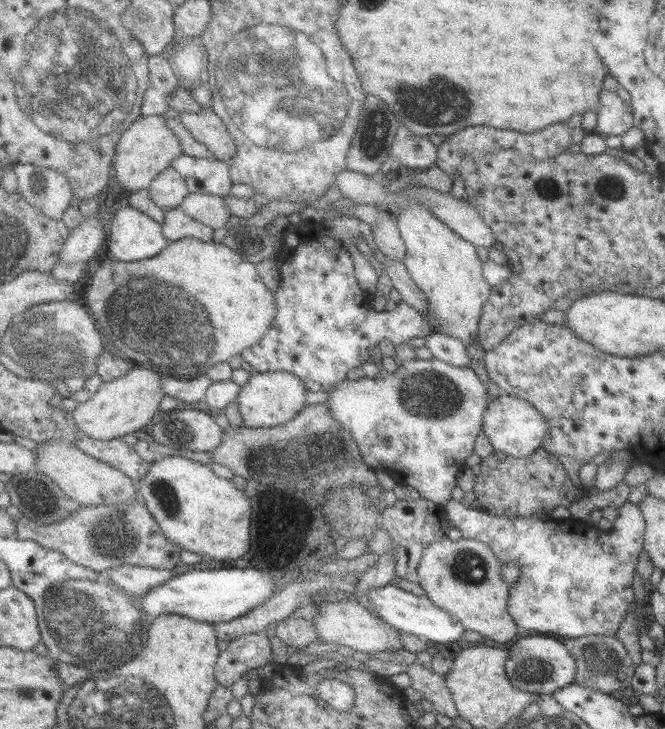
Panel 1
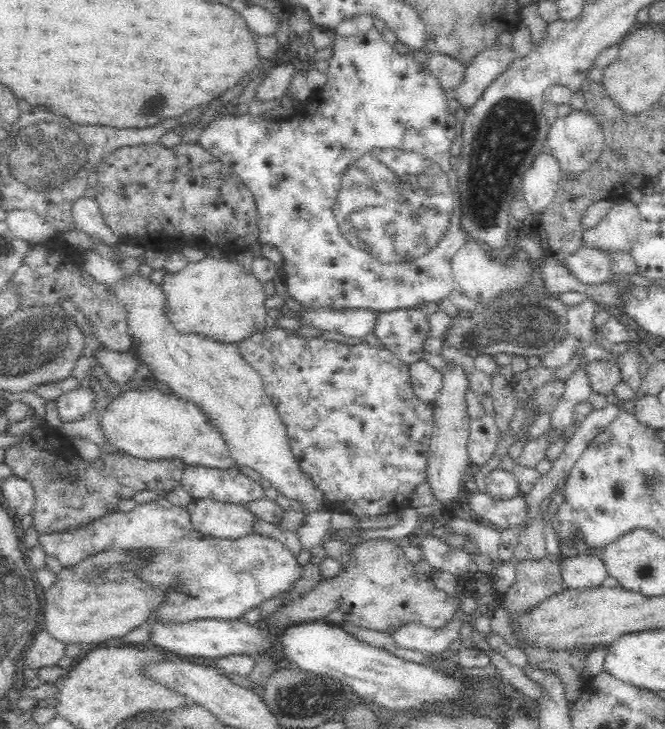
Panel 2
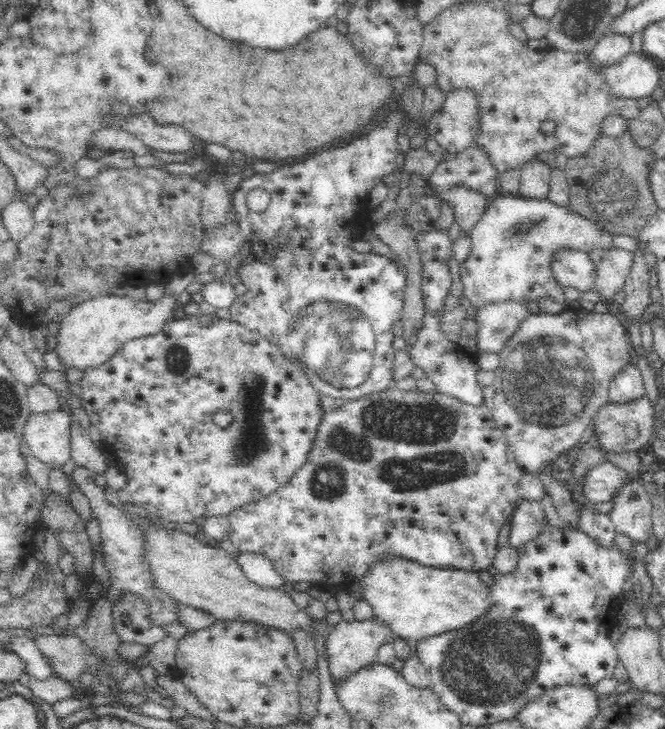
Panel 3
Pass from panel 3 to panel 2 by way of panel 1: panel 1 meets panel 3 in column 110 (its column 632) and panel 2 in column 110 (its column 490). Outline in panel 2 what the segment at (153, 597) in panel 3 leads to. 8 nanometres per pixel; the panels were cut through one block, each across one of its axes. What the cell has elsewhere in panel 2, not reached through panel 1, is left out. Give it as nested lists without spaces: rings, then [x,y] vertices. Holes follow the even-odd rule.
[[[160,497],[137,504],[128,512],[114,510],[83,525],[42,533],[38,542],[44,546],[47,555],[56,557],[63,567],[78,564],[110,546],[149,556],[148,566],[140,575],[154,585],[168,587],[168,602],[160,606],[151,621],[238,619],[250,608],[290,592],[304,572],[303,566],[286,546],[256,532],[236,540],[202,539],[192,527],[187,506],[174,505]]]

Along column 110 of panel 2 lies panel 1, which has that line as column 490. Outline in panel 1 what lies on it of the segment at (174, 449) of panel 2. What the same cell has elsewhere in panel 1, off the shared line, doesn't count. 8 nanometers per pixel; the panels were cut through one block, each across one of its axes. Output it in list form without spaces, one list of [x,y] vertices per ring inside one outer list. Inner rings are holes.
[[[501,392],[487,404],[487,414],[483,414],[483,436],[494,451],[513,457],[529,457],[543,446],[549,436],[549,423],[543,414],[524,398]]]

